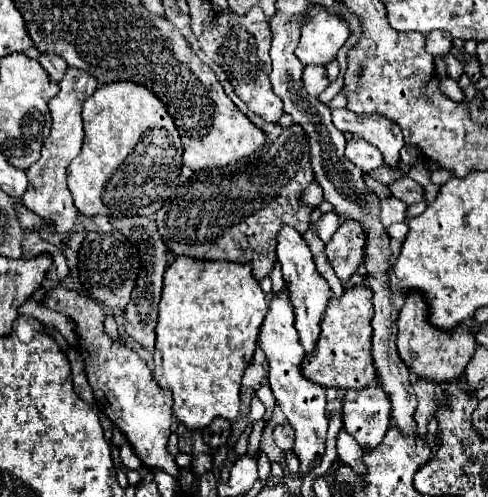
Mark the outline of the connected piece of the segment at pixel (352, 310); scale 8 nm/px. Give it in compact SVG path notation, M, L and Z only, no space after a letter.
M368 286L348 288L342 298L330 300L320 322L320 340L316 350L304 358L302 374L324 388L336 388L338 392L362 390L374 384L378 380L378 372L374 372L374 358L370 356L372 316L372 290Z

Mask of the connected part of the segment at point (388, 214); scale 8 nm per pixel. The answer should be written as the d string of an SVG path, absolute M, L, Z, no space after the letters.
M388 196L380 200L380 216L384 228L388 228L394 222L404 222L404 212L406 212L406 204L400 202L398 198Z

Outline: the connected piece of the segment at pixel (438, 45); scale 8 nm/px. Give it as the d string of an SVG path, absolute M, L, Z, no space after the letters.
M434 30L426 36L426 50L432 54L432 56L442 56L442 54L448 54L452 48L452 36L448 32L442 32L442 30Z

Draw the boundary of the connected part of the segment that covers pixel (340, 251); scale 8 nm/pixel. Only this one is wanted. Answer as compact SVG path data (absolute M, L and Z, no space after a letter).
M342 220L332 240L326 244L326 258L344 286L366 260L366 232L354 220Z

